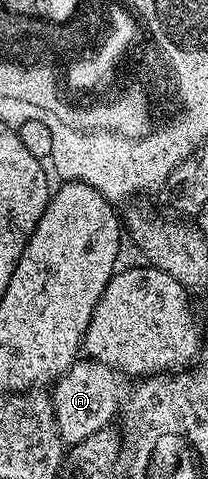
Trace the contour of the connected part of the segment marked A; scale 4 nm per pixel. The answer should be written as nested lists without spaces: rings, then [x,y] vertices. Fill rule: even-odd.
[[[87,357],[77,358],[71,369],[55,380],[56,391],[51,392],[51,397],[56,408],[56,424],[65,445],[86,441],[86,437],[105,430],[115,415],[117,418],[126,395],[124,383],[125,376],[115,367],[107,367]]]

